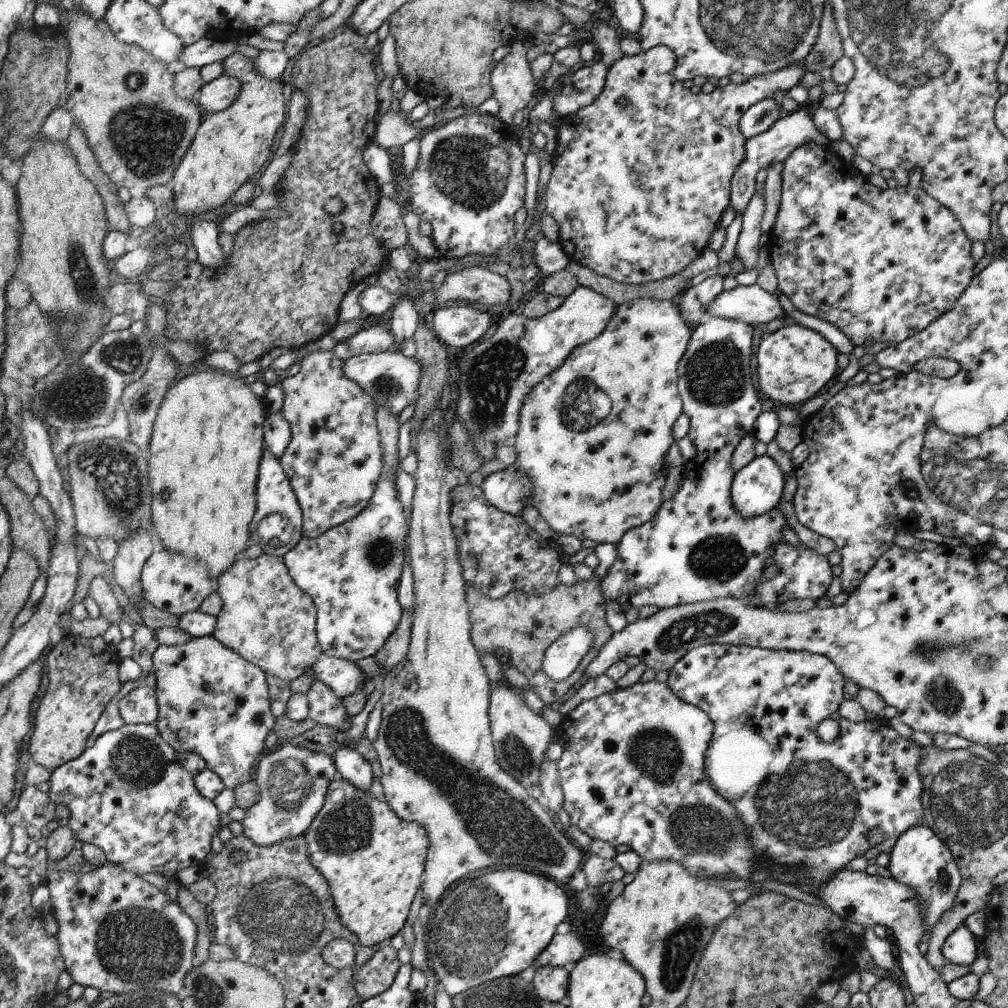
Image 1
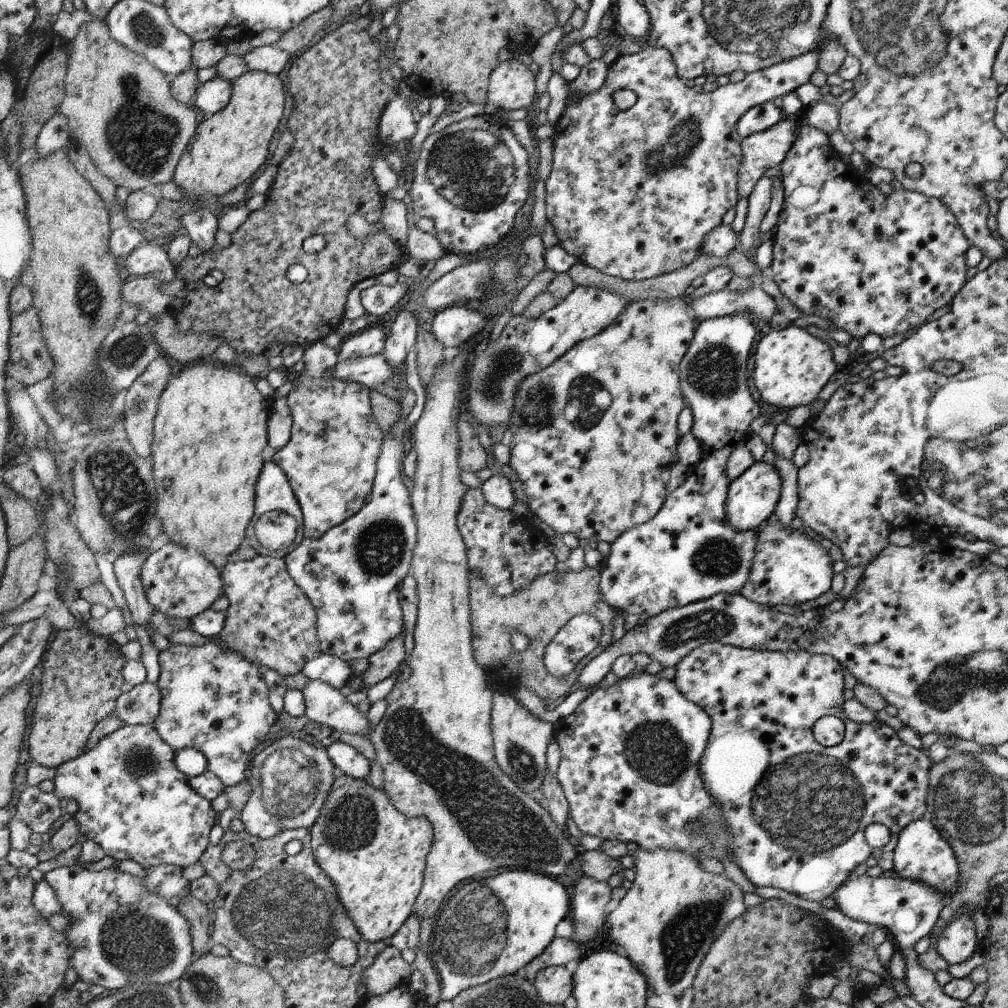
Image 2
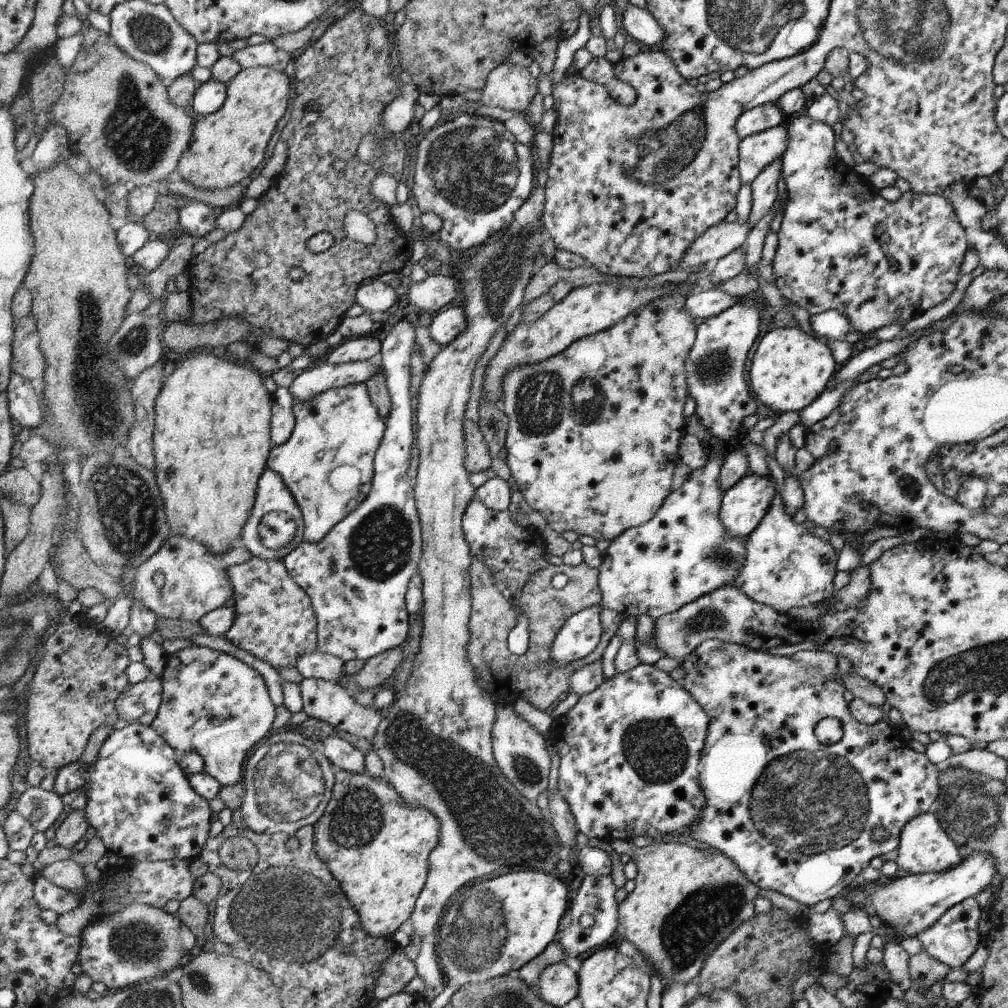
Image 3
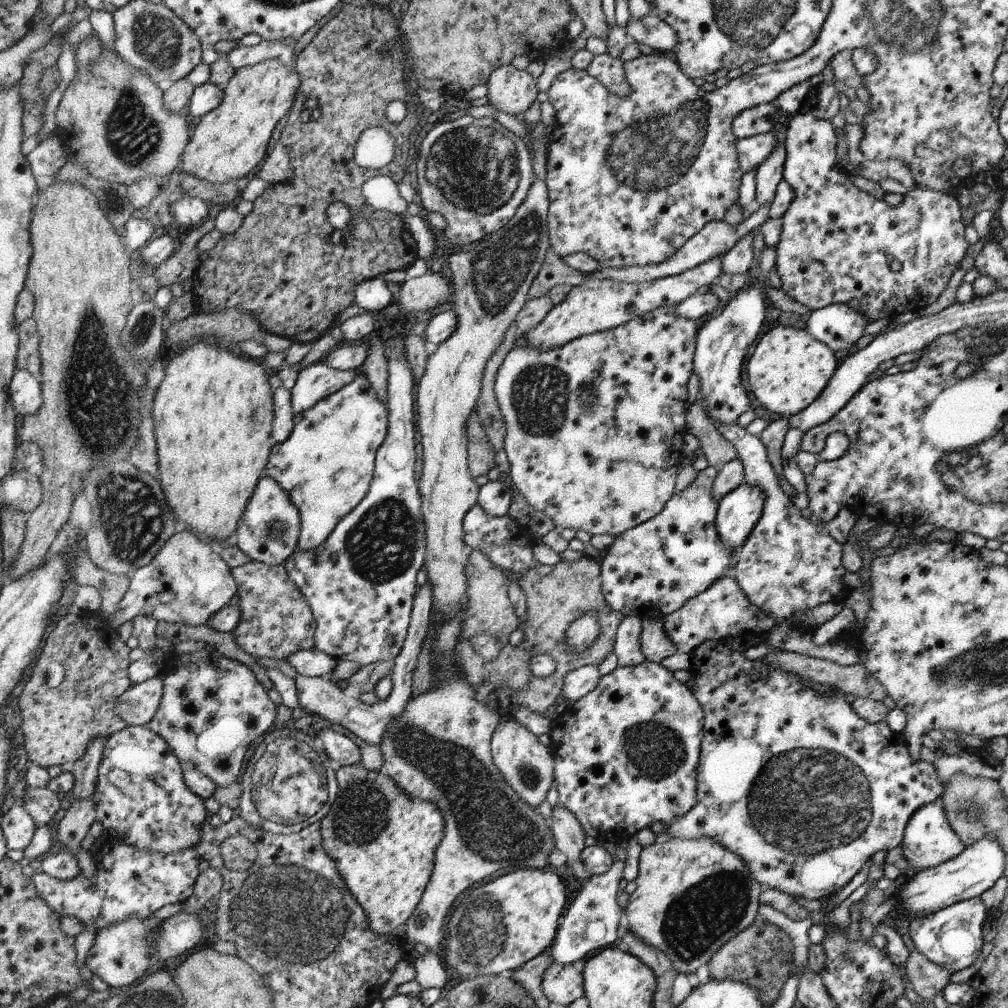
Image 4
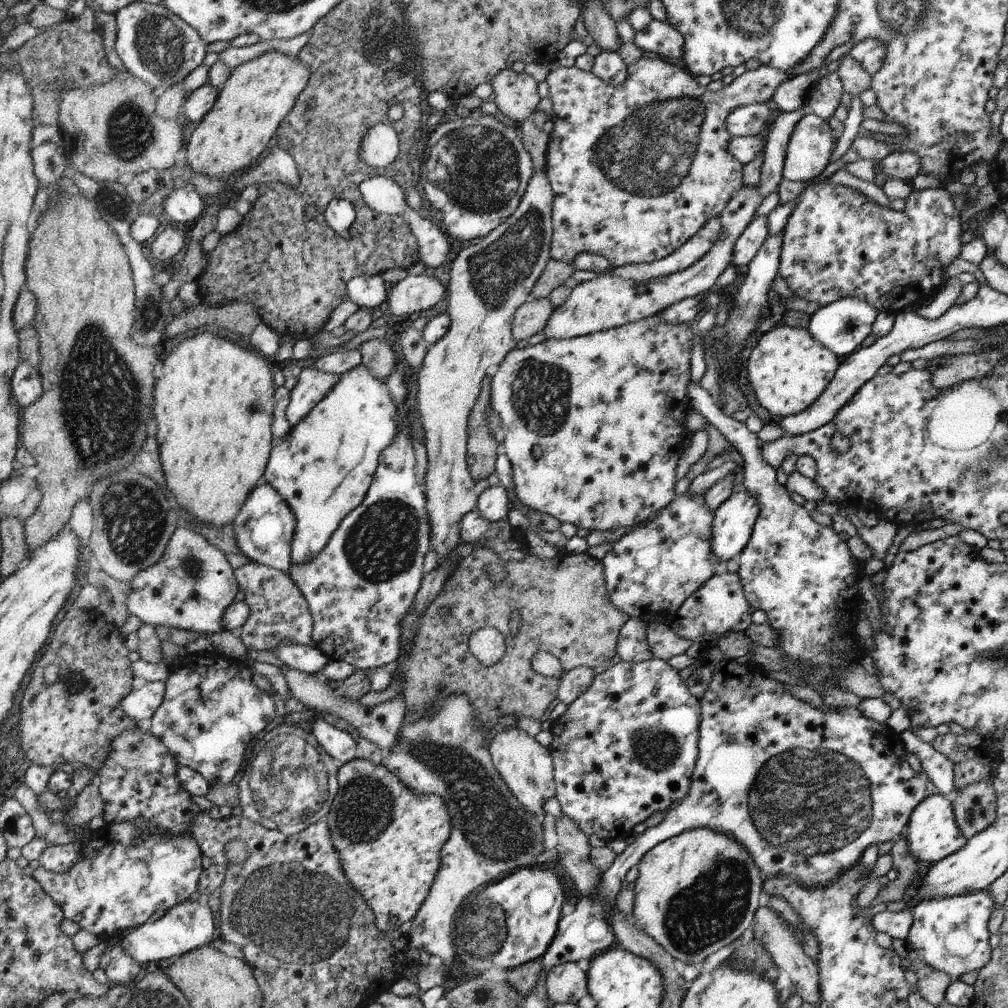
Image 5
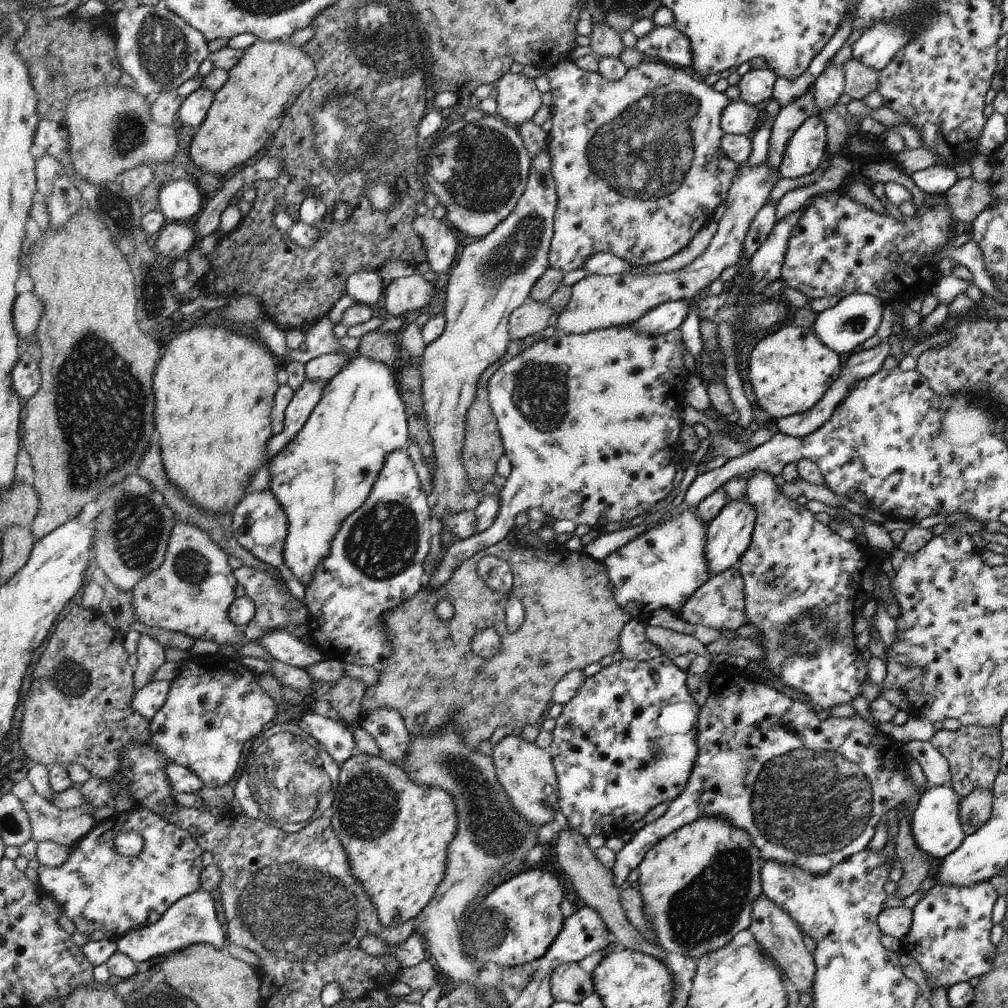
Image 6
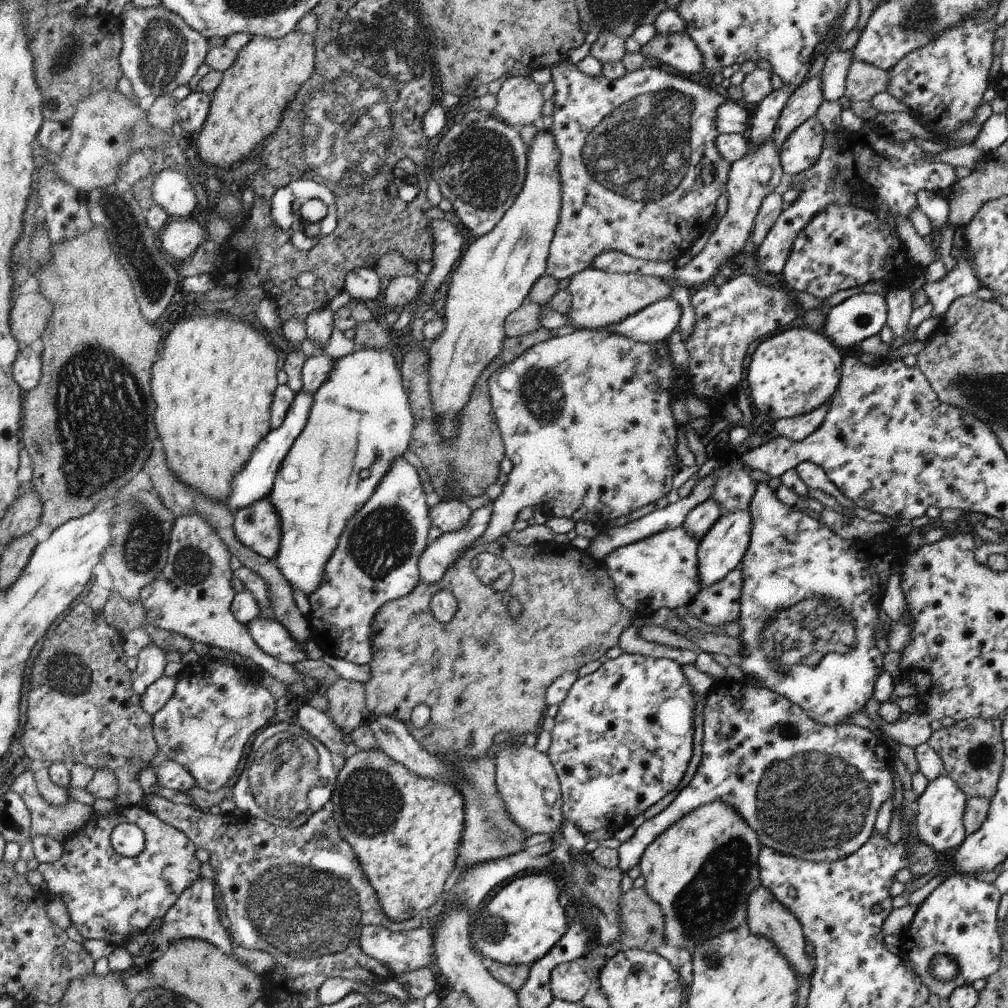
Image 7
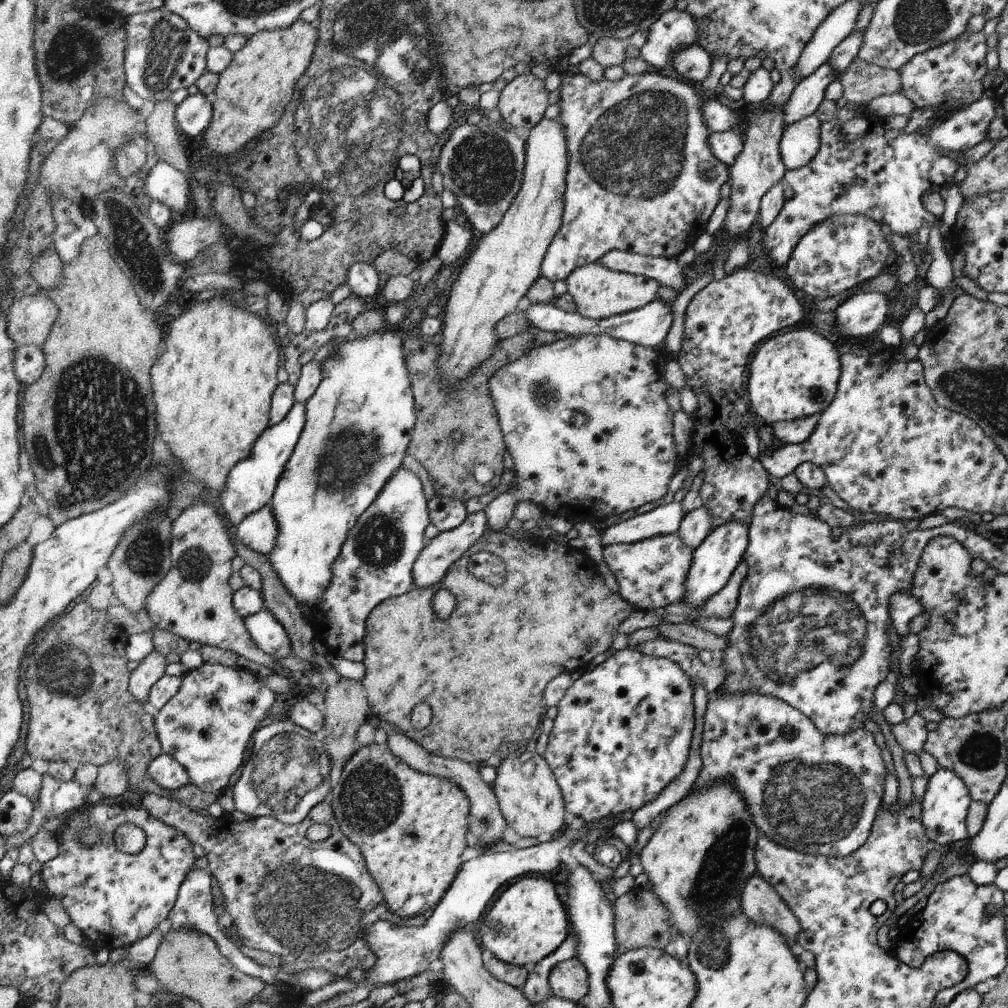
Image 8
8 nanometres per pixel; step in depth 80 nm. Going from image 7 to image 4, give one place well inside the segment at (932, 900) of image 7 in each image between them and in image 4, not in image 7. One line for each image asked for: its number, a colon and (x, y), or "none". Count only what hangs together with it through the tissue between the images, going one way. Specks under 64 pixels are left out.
4: (952, 938)
5: (951, 935)
6: (949, 937)

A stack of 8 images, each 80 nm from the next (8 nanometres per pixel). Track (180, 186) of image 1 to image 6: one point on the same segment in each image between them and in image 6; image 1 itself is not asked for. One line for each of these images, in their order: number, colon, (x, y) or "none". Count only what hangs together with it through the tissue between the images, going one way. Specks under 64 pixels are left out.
2: (233, 144)
3: (230, 144)
4: (231, 140)
5: (260, 93)
6: (262, 86)

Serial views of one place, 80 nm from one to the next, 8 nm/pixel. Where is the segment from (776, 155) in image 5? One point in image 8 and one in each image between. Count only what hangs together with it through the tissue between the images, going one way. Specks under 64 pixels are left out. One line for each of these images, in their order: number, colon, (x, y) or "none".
6: (789, 118)
7: (803, 103)
8: (804, 101)

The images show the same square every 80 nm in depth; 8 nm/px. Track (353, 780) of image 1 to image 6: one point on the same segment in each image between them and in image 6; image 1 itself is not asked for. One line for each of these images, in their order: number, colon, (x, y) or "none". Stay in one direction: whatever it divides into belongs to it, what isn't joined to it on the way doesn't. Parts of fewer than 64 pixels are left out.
2: (347, 760)
3: (343, 756)
4: (339, 747)
5: (339, 744)
6: (337, 739)

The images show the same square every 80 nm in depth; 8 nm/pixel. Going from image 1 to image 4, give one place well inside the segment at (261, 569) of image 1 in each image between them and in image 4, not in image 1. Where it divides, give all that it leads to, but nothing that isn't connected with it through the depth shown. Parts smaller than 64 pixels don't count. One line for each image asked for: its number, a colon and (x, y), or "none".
2: (270, 620)
3: (275, 621)
4: (276, 620)

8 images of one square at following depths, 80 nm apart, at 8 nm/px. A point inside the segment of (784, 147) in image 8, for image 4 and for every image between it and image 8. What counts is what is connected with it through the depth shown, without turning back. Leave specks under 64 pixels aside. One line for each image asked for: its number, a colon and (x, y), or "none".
4: (839, 244)
5: (809, 149)
6: (804, 152)
7: (802, 148)

